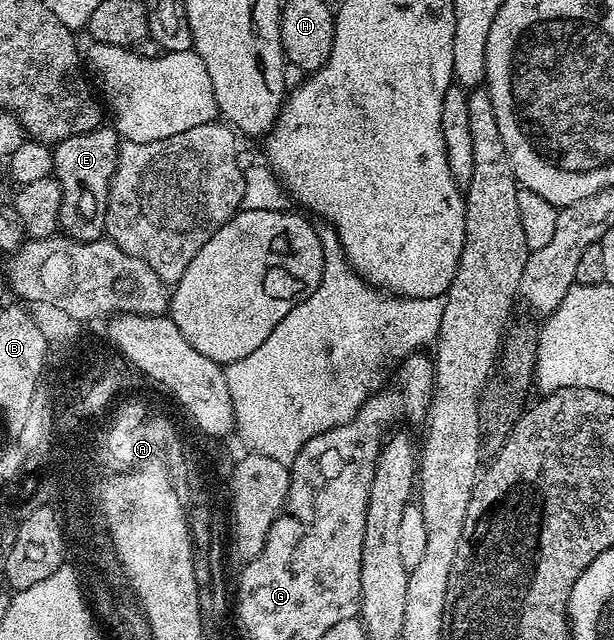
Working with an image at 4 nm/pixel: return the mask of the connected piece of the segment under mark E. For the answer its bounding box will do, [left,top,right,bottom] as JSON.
[52,126,121,242]

